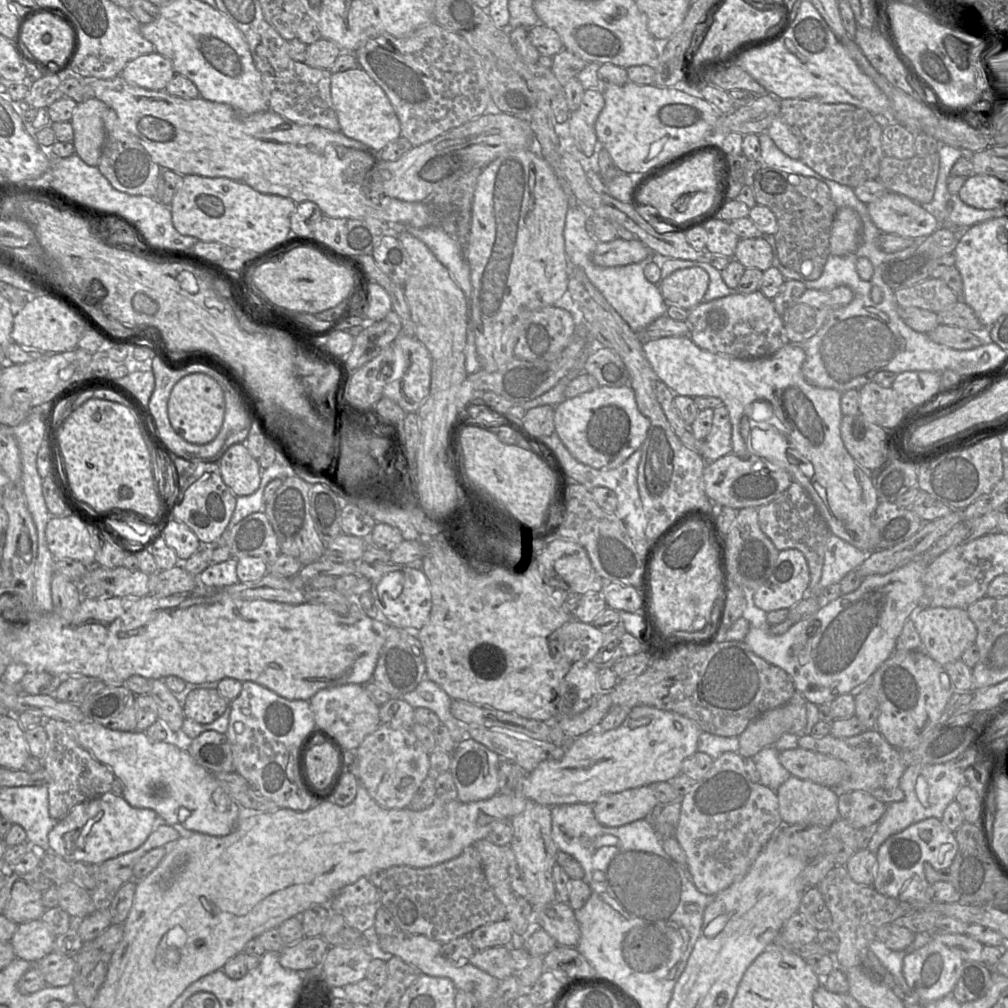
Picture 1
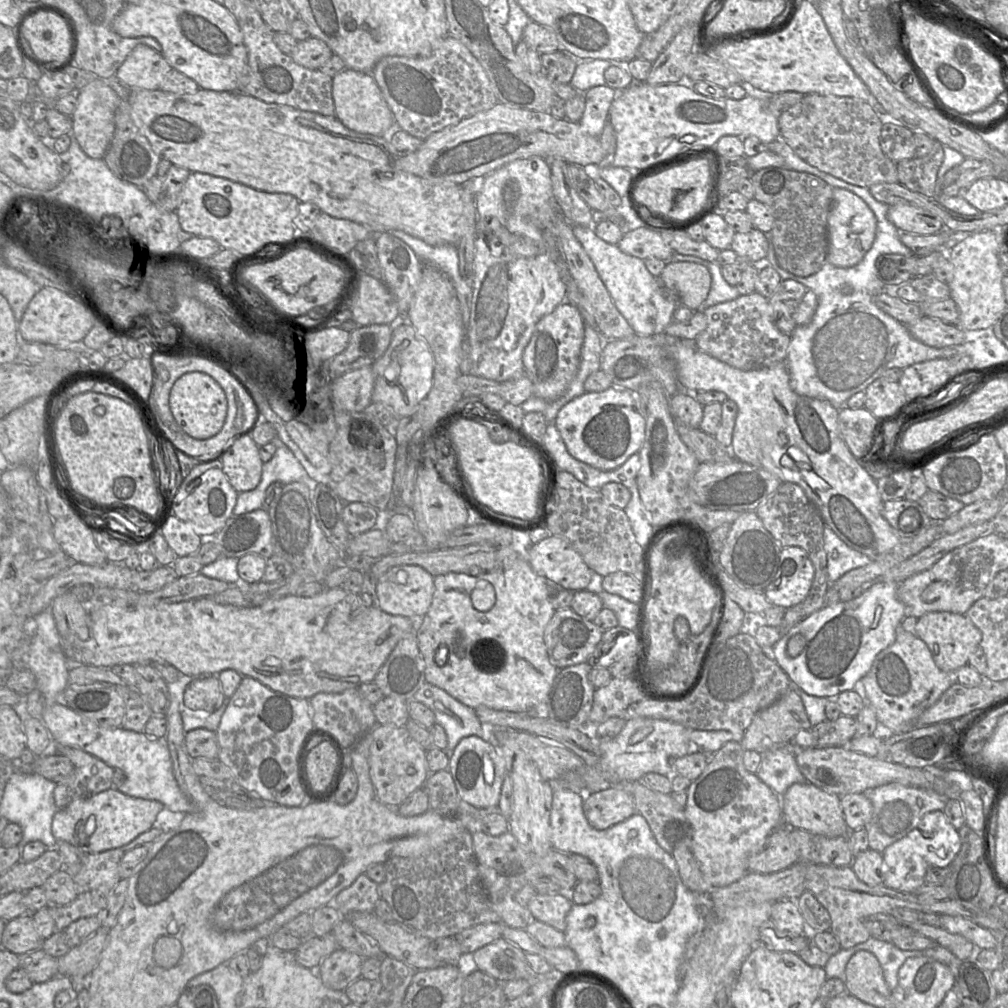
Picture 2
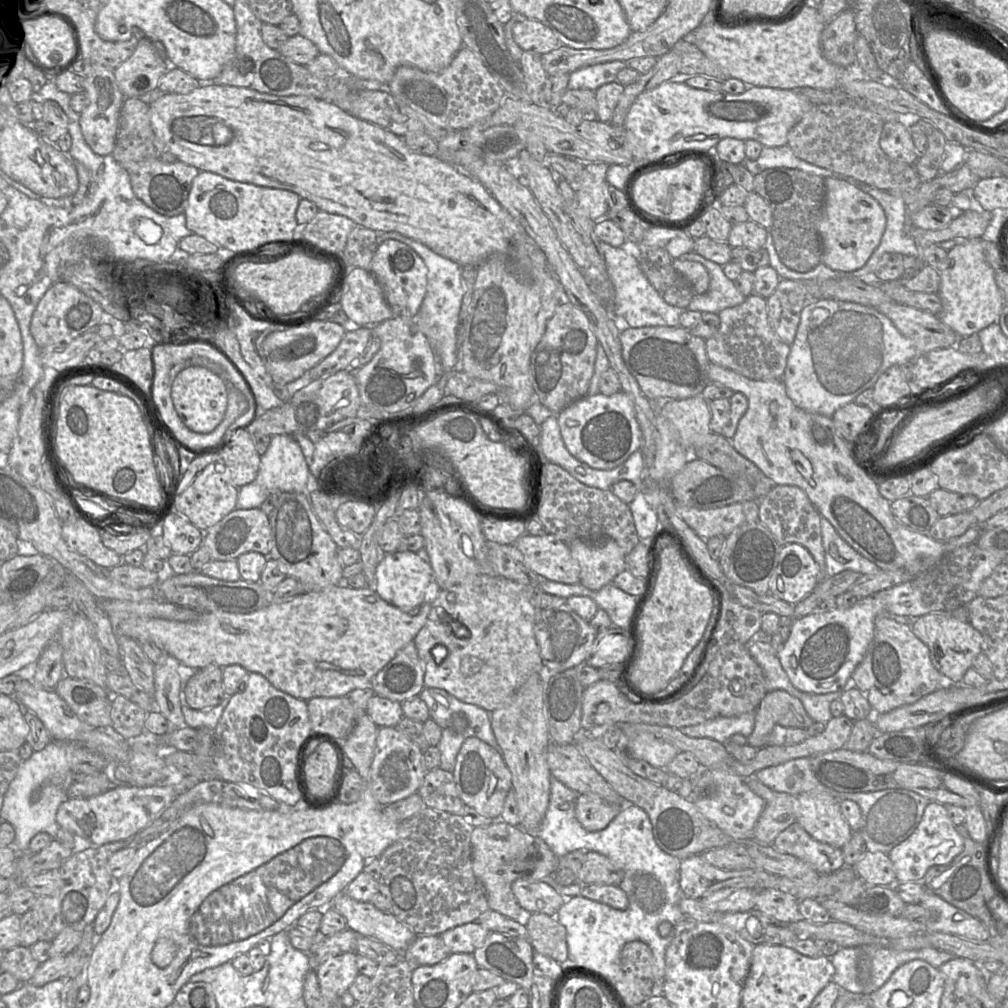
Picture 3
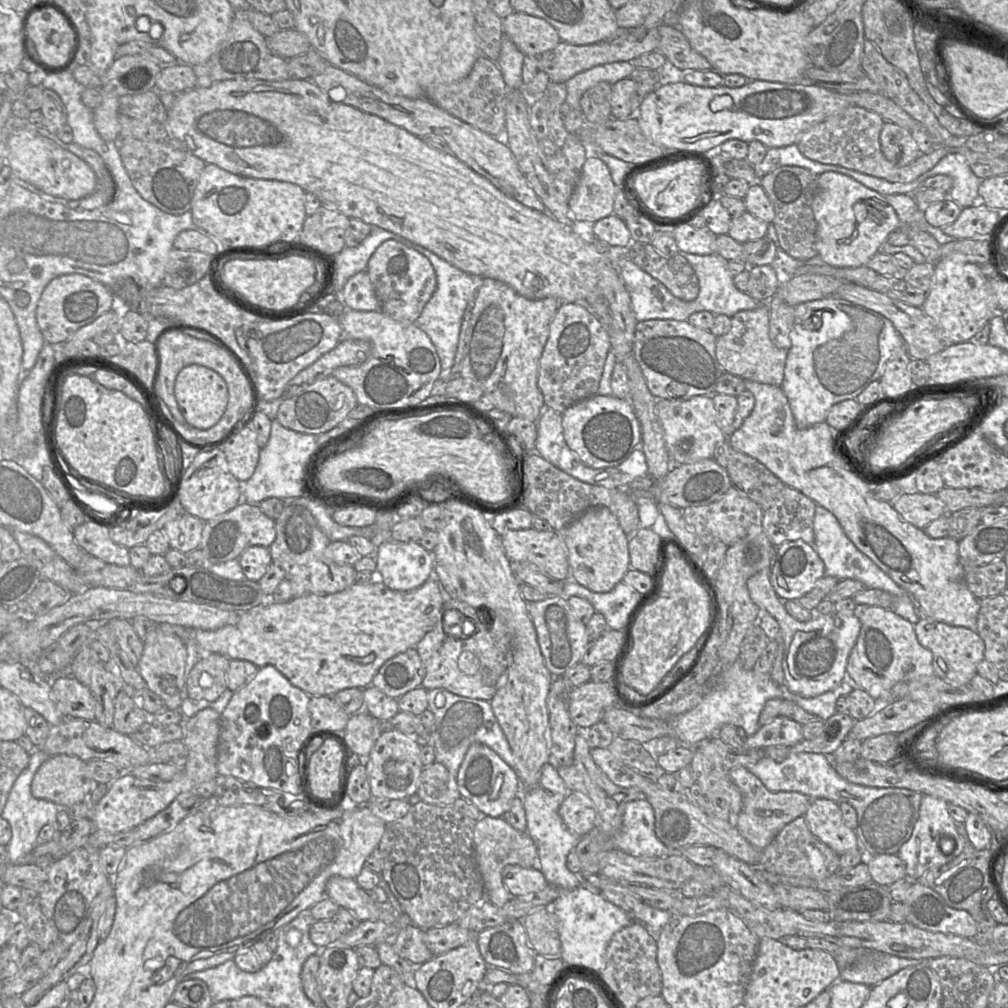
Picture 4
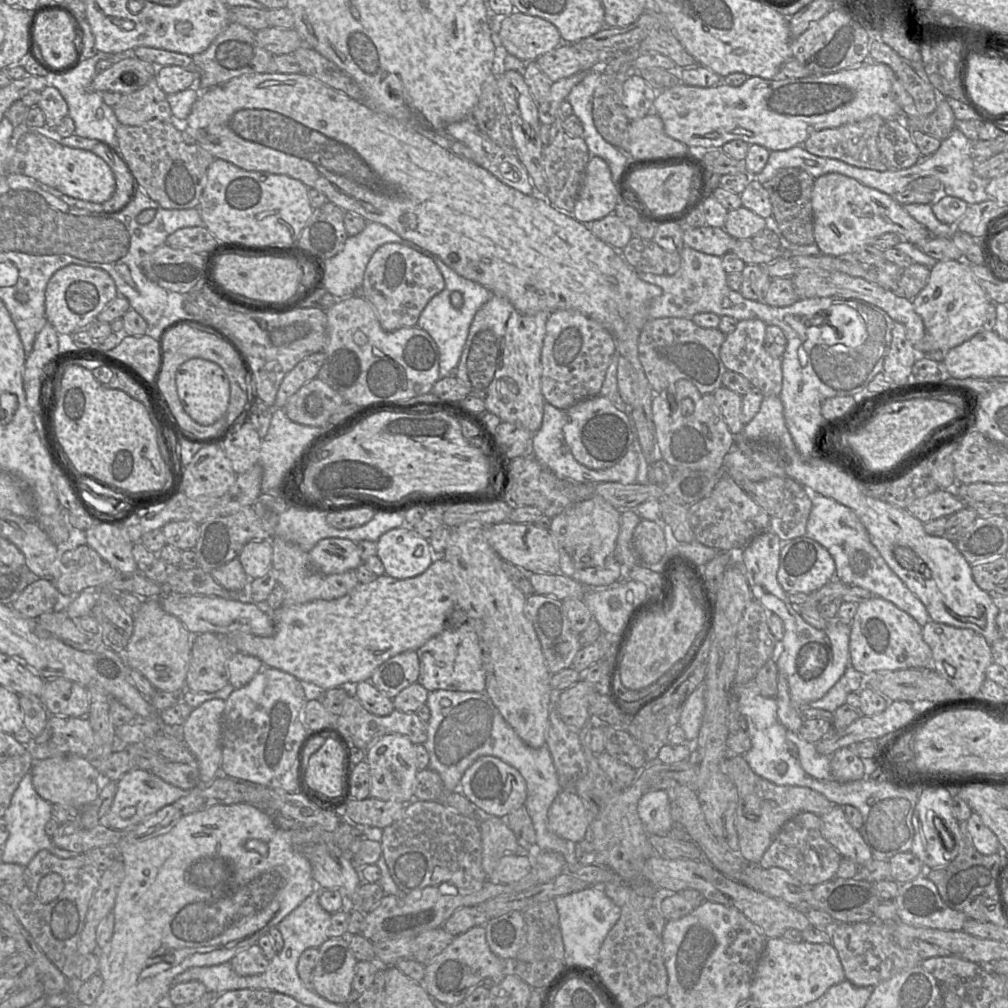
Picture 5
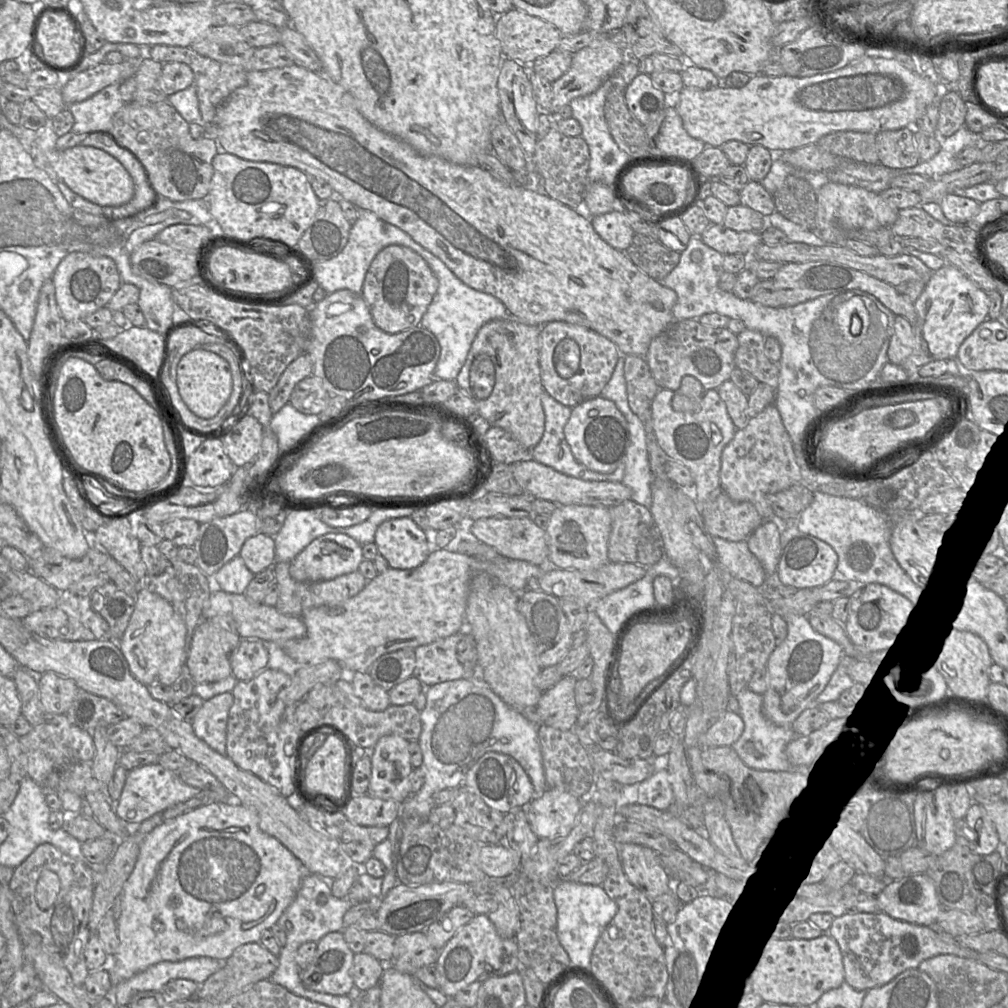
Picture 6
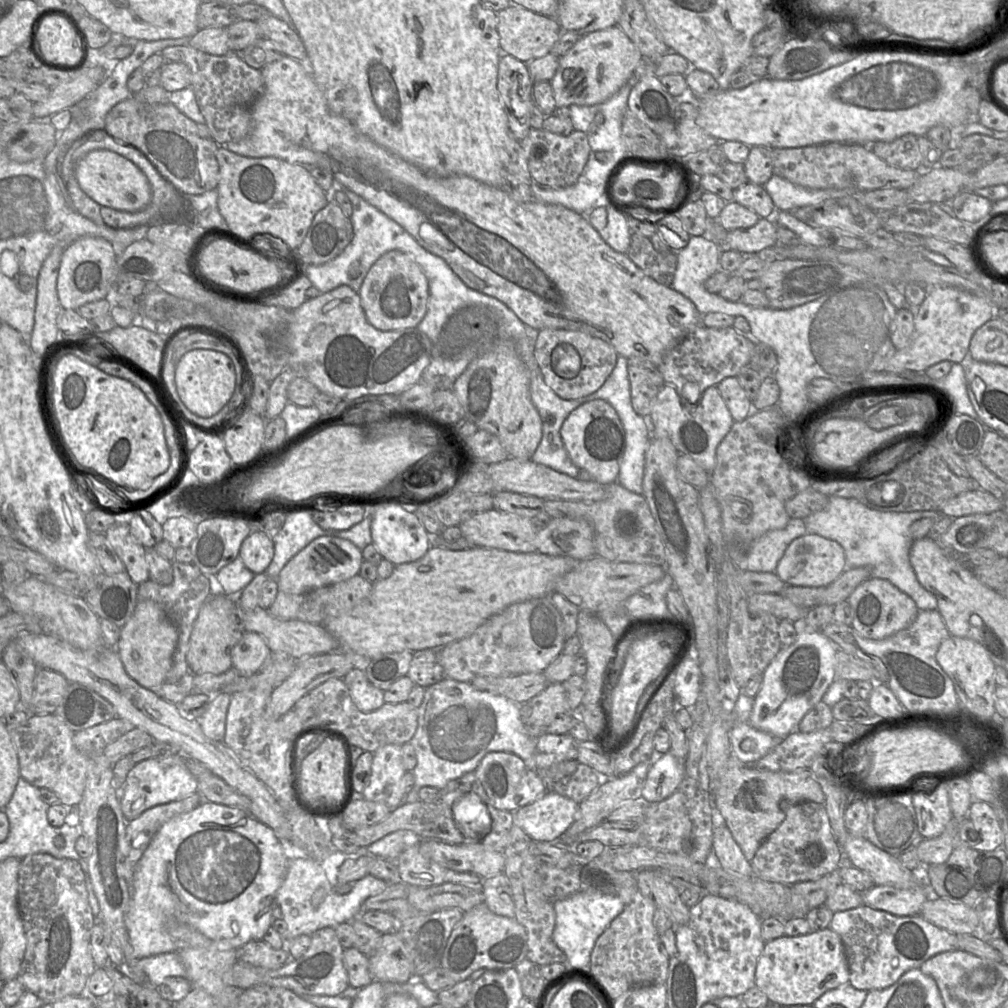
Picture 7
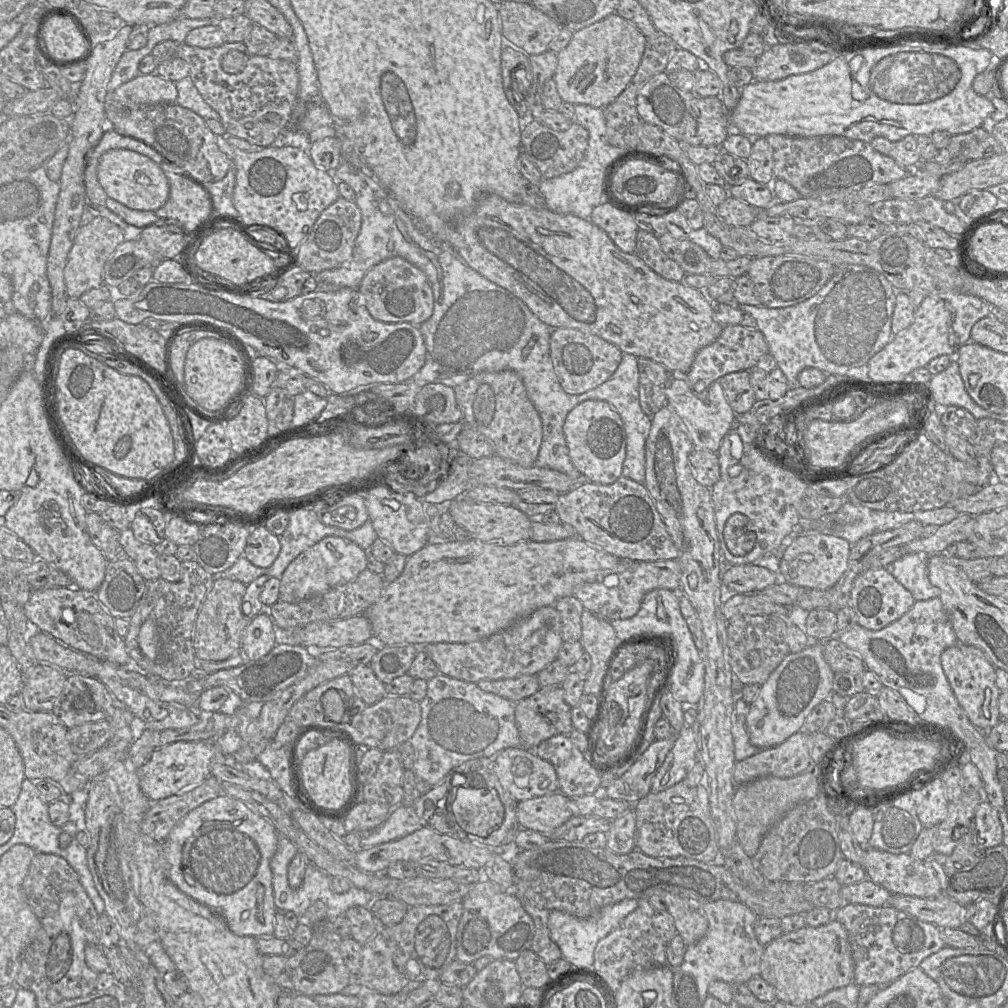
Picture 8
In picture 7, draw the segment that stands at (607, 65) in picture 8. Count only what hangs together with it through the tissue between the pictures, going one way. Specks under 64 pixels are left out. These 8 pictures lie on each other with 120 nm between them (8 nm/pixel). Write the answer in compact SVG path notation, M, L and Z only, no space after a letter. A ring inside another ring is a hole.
M618 25L582 35L567 53L559 57L558 69L551 80L556 106L605 102L632 79L642 57Z

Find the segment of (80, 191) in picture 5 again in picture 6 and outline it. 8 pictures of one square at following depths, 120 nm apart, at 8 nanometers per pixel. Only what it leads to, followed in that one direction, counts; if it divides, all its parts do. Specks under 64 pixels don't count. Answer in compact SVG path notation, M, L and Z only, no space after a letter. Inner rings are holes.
M77 145L66 150L54 150L45 154L59 180L74 193L86 200L104 206L121 206L134 196L134 182L128 171L113 156L104 150Z

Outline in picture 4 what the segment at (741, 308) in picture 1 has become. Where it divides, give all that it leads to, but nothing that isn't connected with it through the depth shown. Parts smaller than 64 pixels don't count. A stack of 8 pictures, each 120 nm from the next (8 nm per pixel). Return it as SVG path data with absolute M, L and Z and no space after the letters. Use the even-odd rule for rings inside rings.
M767 304L754 310L737 312L731 317L731 328L716 339L715 355L724 372L751 380L781 387L788 350L776 347L769 337L769 311Z

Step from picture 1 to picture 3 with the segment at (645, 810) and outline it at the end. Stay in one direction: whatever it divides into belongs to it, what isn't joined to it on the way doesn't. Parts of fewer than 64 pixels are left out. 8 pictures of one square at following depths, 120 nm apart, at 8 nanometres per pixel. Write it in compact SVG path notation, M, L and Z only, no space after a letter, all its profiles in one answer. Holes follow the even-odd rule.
M578 794L575 816L584 829L595 832L603 830L617 816L621 808L594 795Z

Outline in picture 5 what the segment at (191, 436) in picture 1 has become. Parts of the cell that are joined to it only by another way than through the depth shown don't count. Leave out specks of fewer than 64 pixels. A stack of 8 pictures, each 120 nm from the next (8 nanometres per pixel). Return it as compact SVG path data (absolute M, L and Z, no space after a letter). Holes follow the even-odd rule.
M193 358L182 364L176 374L176 388L185 412L201 426L211 426L223 418L230 402L230 382L216 363Z

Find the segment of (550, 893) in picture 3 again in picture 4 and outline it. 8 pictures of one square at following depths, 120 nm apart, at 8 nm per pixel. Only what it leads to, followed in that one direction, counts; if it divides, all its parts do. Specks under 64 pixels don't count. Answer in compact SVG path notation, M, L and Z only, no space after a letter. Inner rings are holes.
M511 864L503 868L502 880L513 897L541 891L548 885L539 868L524 868Z

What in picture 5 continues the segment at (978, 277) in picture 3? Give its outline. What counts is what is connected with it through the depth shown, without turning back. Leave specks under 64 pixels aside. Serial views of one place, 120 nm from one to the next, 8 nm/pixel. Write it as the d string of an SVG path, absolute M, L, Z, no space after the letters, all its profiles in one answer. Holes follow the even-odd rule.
M964 260L937 261L930 268L926 286L912 302L925 327L922 353L948 351L972 338L982 330L991 304L984 289L976 281L970 265Z

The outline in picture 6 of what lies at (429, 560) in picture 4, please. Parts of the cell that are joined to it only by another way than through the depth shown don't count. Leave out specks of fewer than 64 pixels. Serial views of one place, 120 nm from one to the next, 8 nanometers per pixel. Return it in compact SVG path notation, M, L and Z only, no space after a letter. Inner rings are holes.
M411 517L383 522L376 530L374 543L379 554L394 569L416 568L430 554L425 531Z

